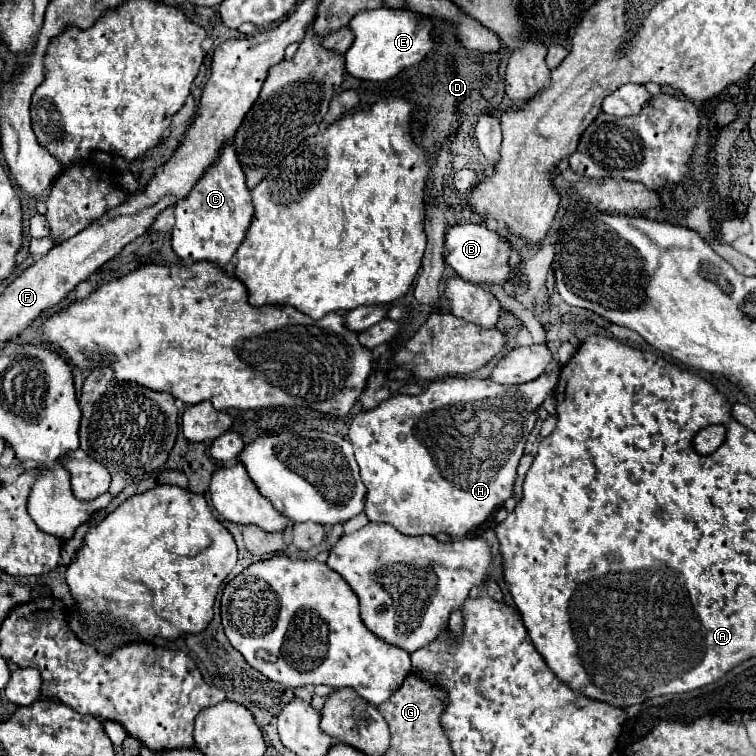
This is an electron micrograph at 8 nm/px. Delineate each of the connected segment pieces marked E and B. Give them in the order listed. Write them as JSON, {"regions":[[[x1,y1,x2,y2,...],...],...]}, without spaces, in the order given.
{"regions":[[[378,7,370,11,360,11,348,23,354,33,354,43,346,51,346,69,352,77,368,81,388,81,396,77,402,69,420,63,426,53,434,47,432,41,432,19,428,15,418,15,410,9,388,9]],[[458,223,448,229,446,233,446,263,466,281,476,285,498,285,504,287,506,283,514,289,520,287,522,279,518,275,518,267,510,265,512,245,508,239,504,239,500,233,490,231,486,225,474,225,474,223]]]}

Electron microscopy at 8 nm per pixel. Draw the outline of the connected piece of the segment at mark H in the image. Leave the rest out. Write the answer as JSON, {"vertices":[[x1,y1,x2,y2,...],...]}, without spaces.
{"vertices":[[556,363,550,371,546,371,544,375,540,375,534,381,522,383,522,385,498,385,492,383,488,379,462,379,462,377,446,377,442,381,434,381,428,389,424,389,420,395,416,397,408,397,408,395,396,395,394,399,386,399,382,401,376,409,360,413,350,427,350,441,354,445,354,453,356,453,356,461,360,465,360,475,362,481,366,483,366,515,370,521,378,521,378,523,390,523,392,527,396,527,398,531,402,531,404,535,438,535,438,533,448,533,450,537,462,537,468,531,476,529,478,525,482,525,486,521,486,517,500,507,506,499,512,497,512,489,516,483,516,467,518,461,522,457,526,439,530,435,530,429,534,429,534,423,538,419,536,409,540,407,540,403,544,403,544,399,548,395,554,393,558,381,560,381,560,371,562,365]]}

